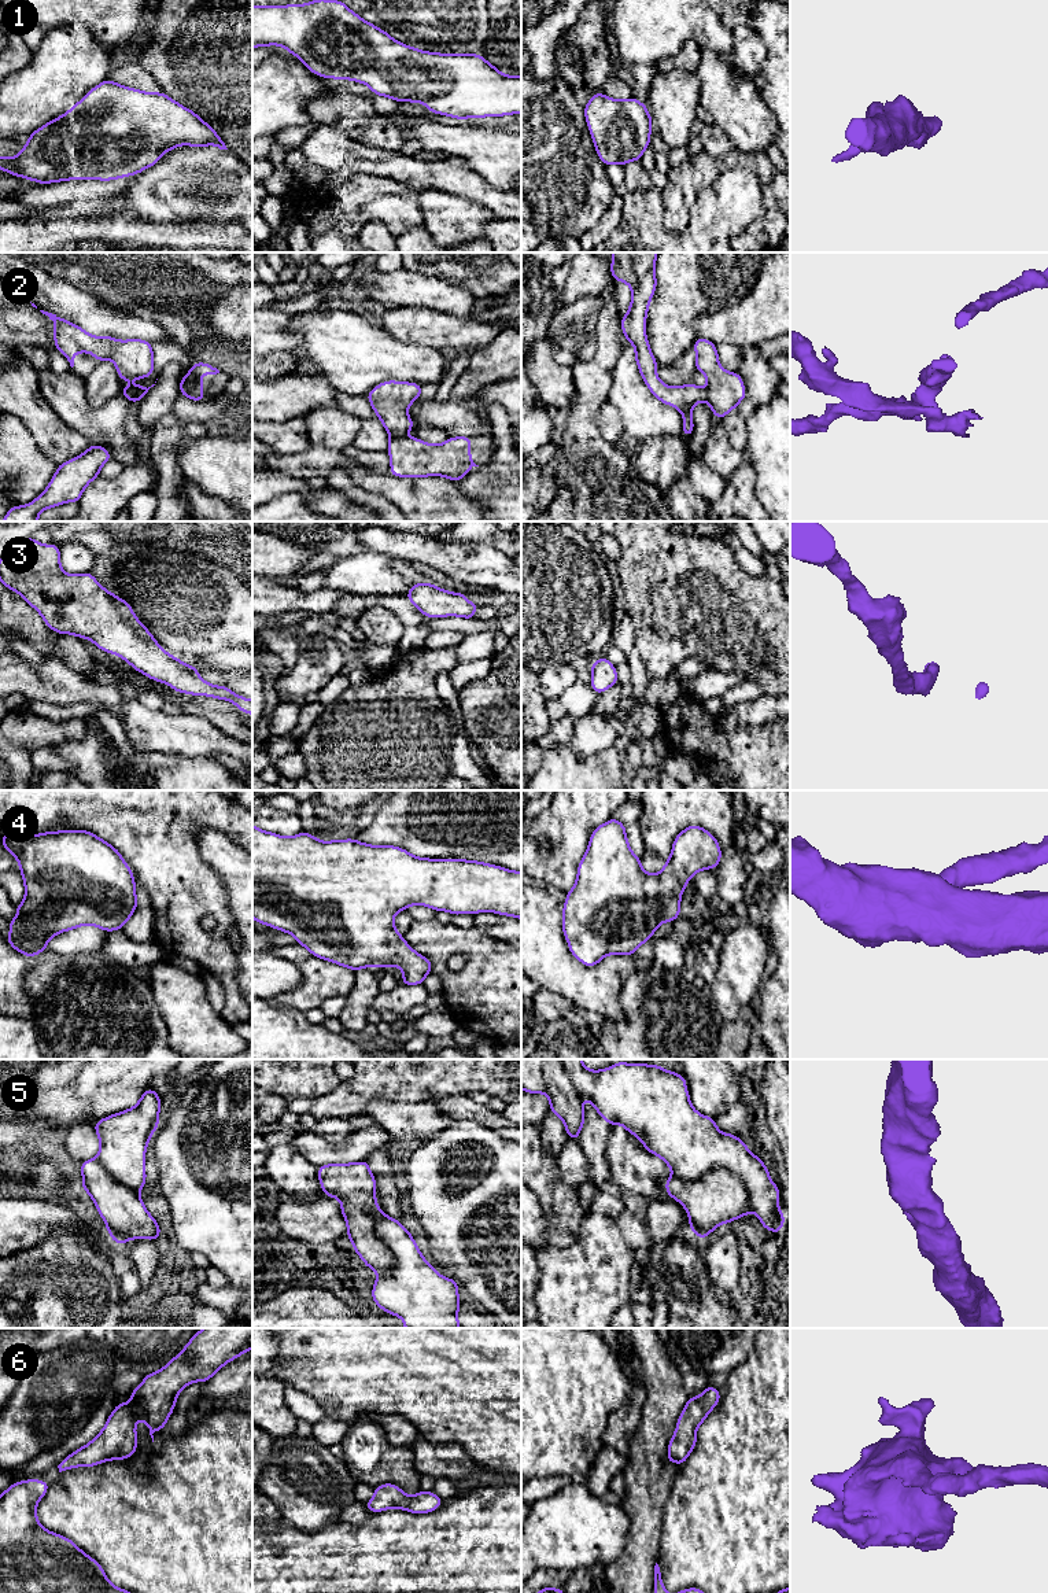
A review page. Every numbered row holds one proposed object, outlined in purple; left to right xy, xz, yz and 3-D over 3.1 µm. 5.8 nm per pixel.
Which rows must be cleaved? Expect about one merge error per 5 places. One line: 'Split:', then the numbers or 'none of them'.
Split: 2

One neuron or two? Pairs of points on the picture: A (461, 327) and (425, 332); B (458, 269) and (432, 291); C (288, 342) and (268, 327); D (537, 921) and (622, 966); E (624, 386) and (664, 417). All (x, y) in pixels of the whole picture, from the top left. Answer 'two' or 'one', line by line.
A: one
B: two
C: one
D: one
E: one

